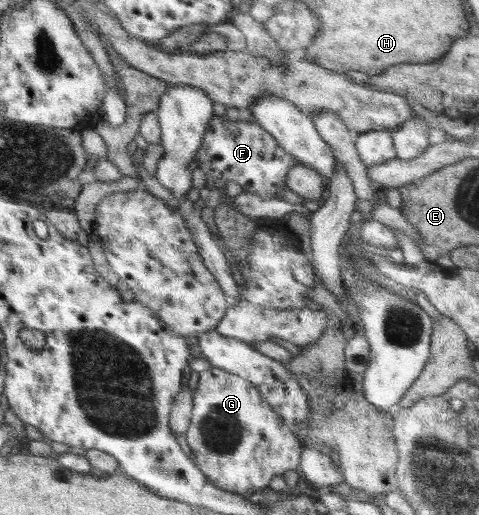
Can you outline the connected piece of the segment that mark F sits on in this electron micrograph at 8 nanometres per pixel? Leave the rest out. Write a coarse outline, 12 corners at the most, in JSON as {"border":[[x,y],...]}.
{"border":[[215,114],[192,160],[206,178],[282,197],[298,164],[255,121]]}

